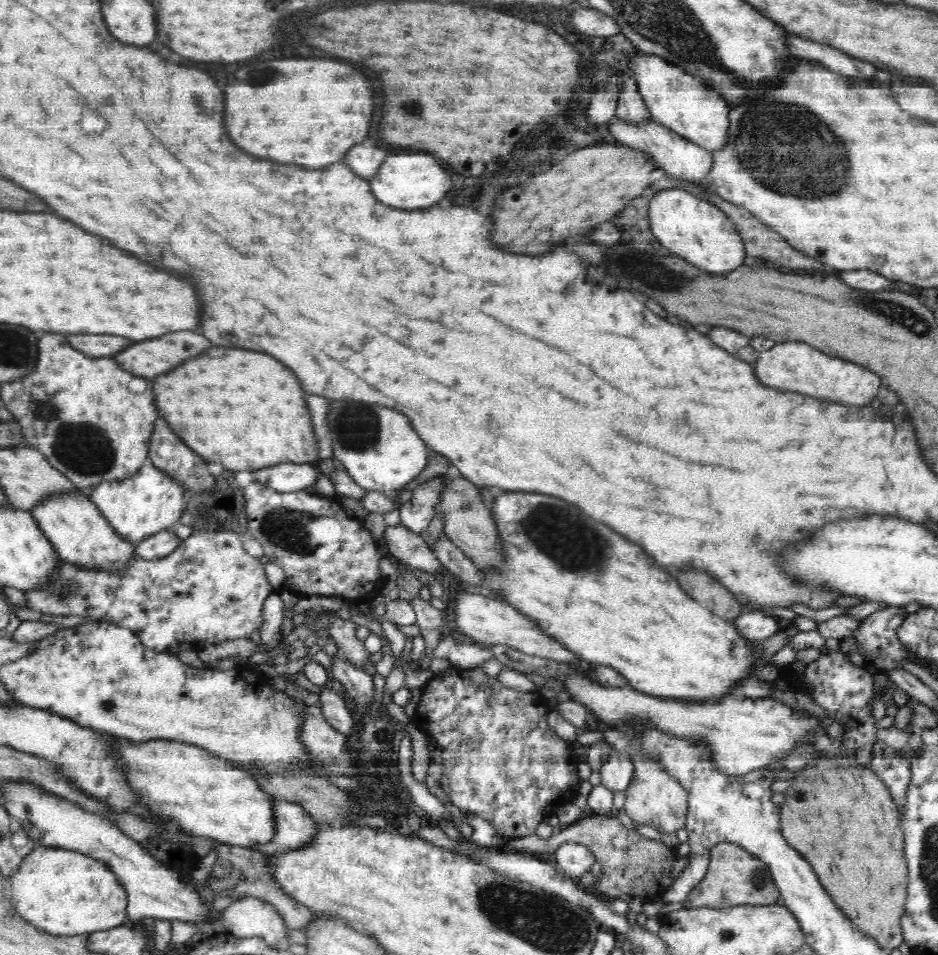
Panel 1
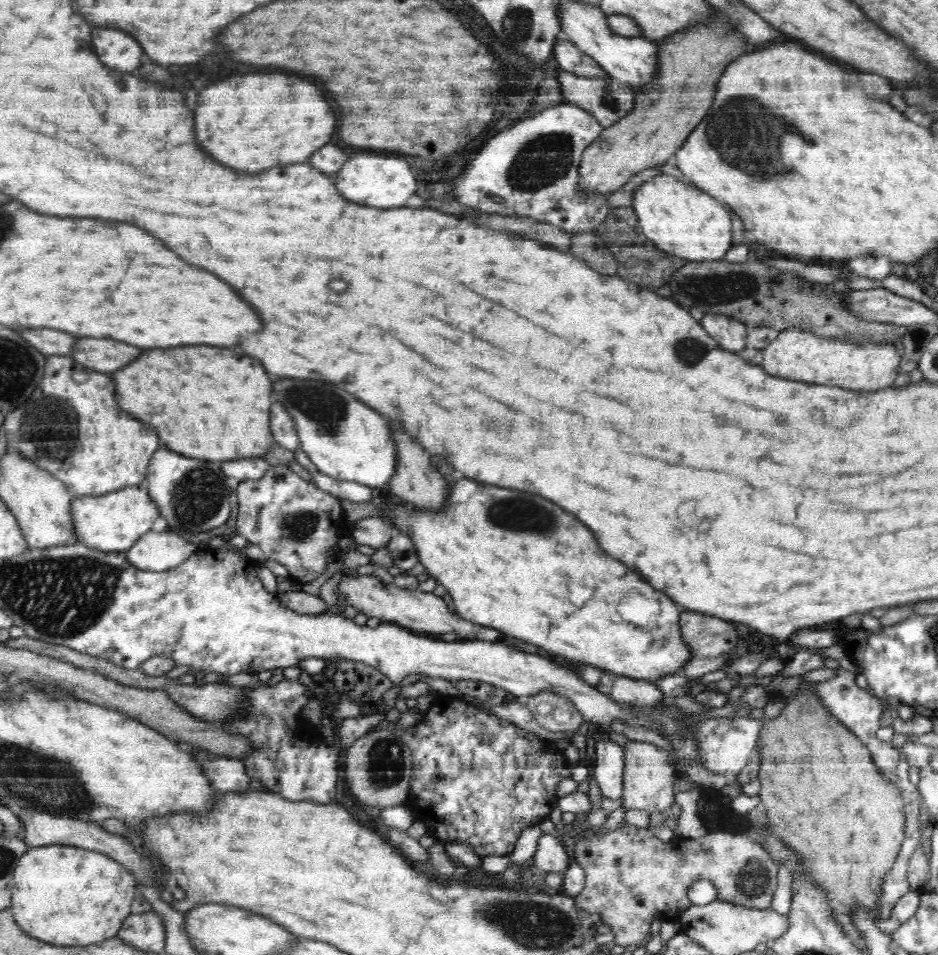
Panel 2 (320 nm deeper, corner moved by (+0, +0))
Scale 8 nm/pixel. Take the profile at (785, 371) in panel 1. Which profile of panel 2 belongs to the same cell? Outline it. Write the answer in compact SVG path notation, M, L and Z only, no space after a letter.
M800 330L780 332L762 354L766 360L762 366L772 376L864 392L892 386L900 368L900 354L892 344L848 344L844 340L824 340Z

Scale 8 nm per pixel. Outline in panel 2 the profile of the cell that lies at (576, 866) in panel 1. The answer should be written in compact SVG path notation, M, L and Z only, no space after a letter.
M542 833L538 840L538 848L533 854L532 862L538 870L564 872L573 861L568 857L564 844L558 842L556 835Z

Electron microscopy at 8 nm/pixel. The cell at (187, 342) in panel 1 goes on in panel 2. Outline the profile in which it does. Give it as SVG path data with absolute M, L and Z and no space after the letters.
M78 340L72 350L72 358L96 372L114 372L126 362L136 360L142 354L140 348L116 340Z

